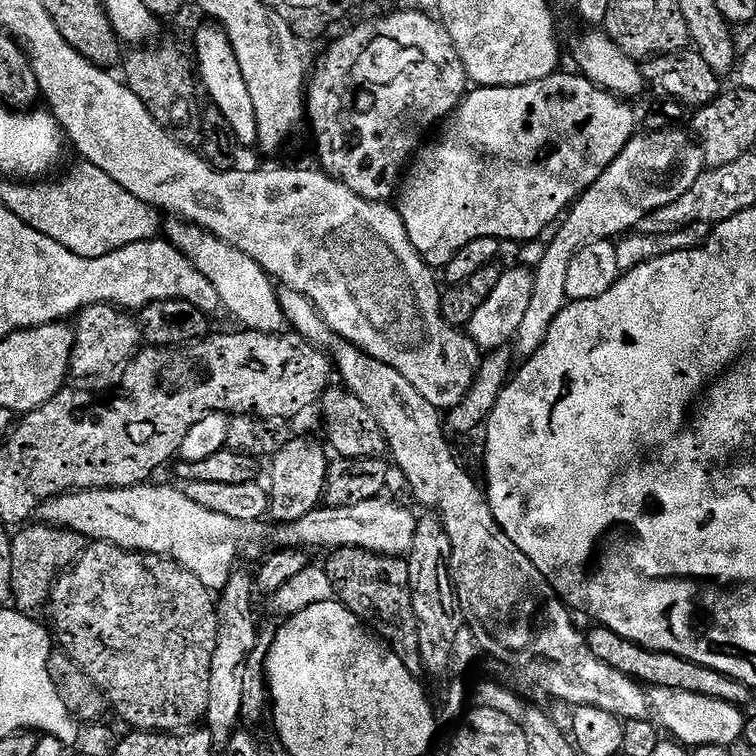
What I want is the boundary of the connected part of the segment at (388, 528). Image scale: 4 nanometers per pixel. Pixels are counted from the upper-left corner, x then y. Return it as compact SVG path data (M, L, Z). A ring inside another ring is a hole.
M377 498L347 504L341 508L321 506L298 518L294 525L297 545L308 548L366 548L371 552L382 552L385 556L403 557L412 549L417 517L408 508L392 500Z

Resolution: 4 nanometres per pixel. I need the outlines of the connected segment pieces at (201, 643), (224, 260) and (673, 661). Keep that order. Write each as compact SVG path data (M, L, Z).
M92 542L71 568L56 577L52 586L50 609L52 620L56 623L54 636L59 647L78 667L92 675L92 680L107 695L111 711L117 712L126 723L136 730L155 730L175 734L181 730L191 729L204 720L206 702L210 702L210 658L214 658L214 646L218 642L218 618L216 617L216 600L213 593L190 570L181 564L169 560L167 556L153 556L151 552L125 552L124 549L103 542Z
M179 218L169 221L169 224L168 221L166 224L168 243L173 244L194 267L202 270L202 274L206 274L210 282L214 282L214 290L218 290L223 311L228 311L240 323L237 325L253 332L285 331L286 321L280 305L280 292L272 286L274 282L269 273L265 272L262 266L258 266L254 258L242 254L242 250L222 242L196 224L189 224Z
M593 627L593 632L587 633L586 639L590 650L606 666L626 674L632 680L647 686L649 689L665 688L666 690L686 690L690 694L702 694L706 698L718 698L737 706L745 706L754 696L753 689L747 688L742 682L722 674L718 670L710 670L710 666L702 666L698 662L690 662L678 654L659 652L653 648L643 648L626 638L622 634L614 634L609 628Z

